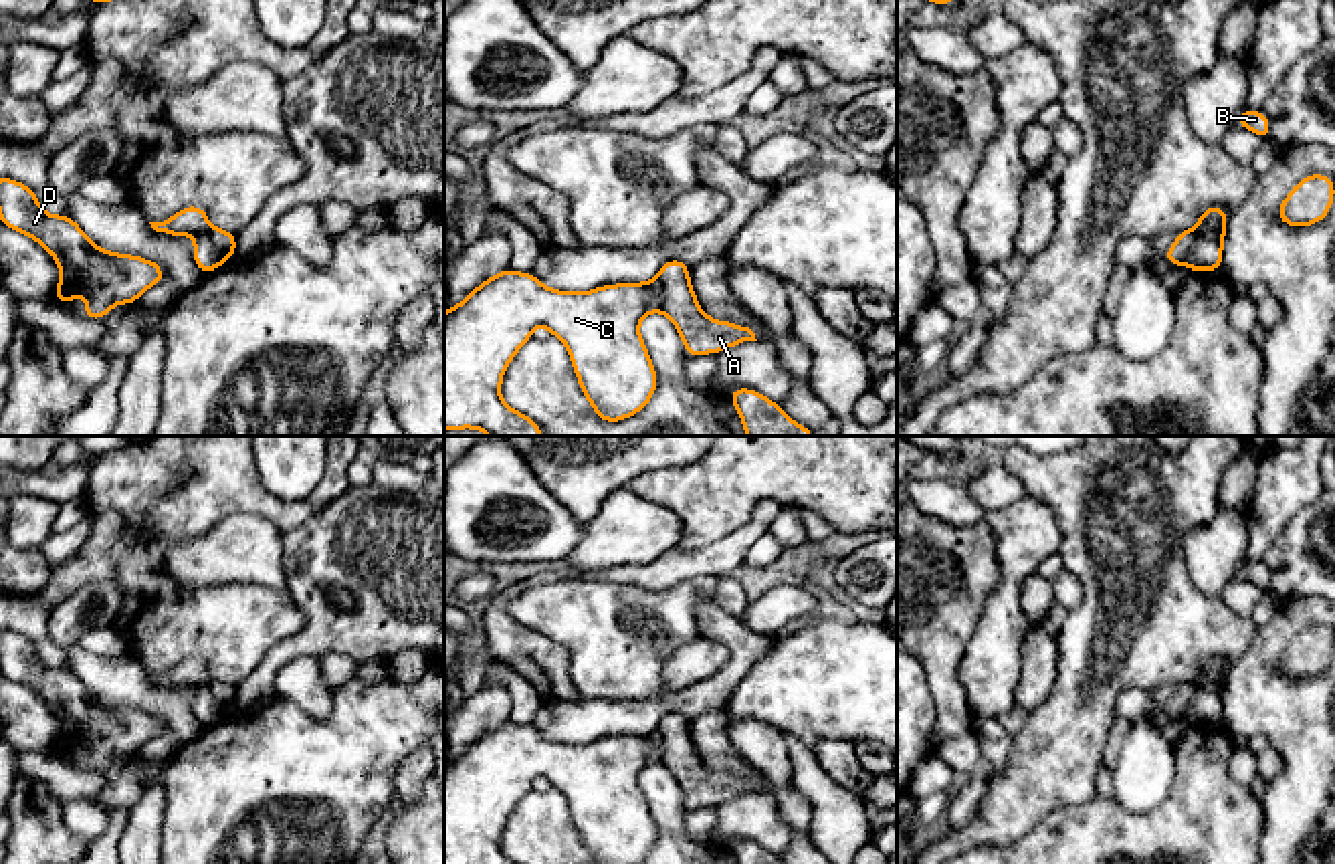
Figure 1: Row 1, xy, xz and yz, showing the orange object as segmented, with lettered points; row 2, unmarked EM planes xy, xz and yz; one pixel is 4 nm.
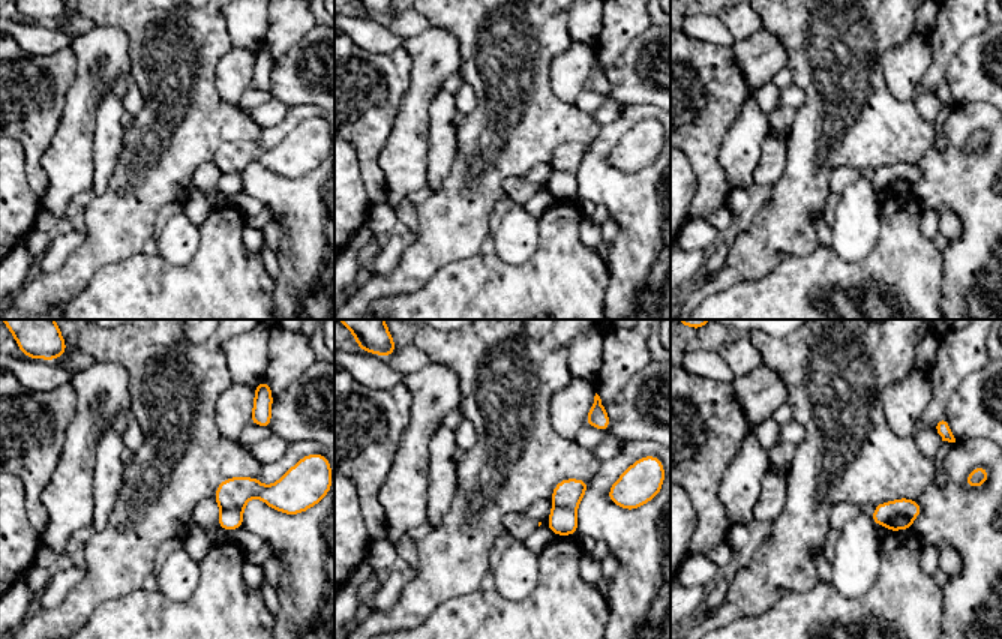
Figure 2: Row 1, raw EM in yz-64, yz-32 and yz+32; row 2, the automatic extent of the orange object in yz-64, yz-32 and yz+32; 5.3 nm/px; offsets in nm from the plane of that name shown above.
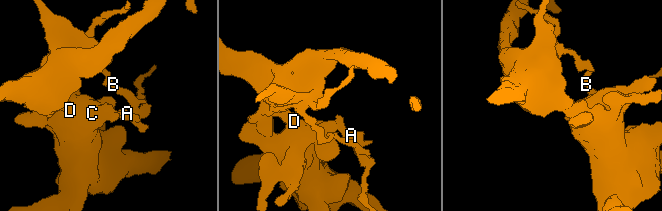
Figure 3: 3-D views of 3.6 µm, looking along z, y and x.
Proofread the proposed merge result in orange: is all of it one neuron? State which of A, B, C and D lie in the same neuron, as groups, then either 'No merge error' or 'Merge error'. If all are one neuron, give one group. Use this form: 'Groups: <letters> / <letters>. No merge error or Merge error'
Groups: A B / C D. Merge error

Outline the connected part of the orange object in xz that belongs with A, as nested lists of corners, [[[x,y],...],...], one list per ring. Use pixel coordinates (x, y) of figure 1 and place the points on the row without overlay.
[[[677,711],[666,713],[658,723],[658,731],[664,737],[662,765],[677,779],[685,807],[721,805],[737,795],[757,793],[749,779],[715,773],[701,763],[689,735],[689,723],[691,721]]]

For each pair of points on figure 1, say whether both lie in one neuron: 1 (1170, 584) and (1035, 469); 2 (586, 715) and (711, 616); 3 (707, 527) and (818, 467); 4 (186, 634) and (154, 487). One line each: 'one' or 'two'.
1: one
2: one
3: one
4: one

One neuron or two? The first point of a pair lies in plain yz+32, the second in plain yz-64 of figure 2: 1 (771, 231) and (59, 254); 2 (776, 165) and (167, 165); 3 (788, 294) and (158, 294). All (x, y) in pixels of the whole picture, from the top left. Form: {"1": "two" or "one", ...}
{"1": "two", "2": "two", "3": "one"}

